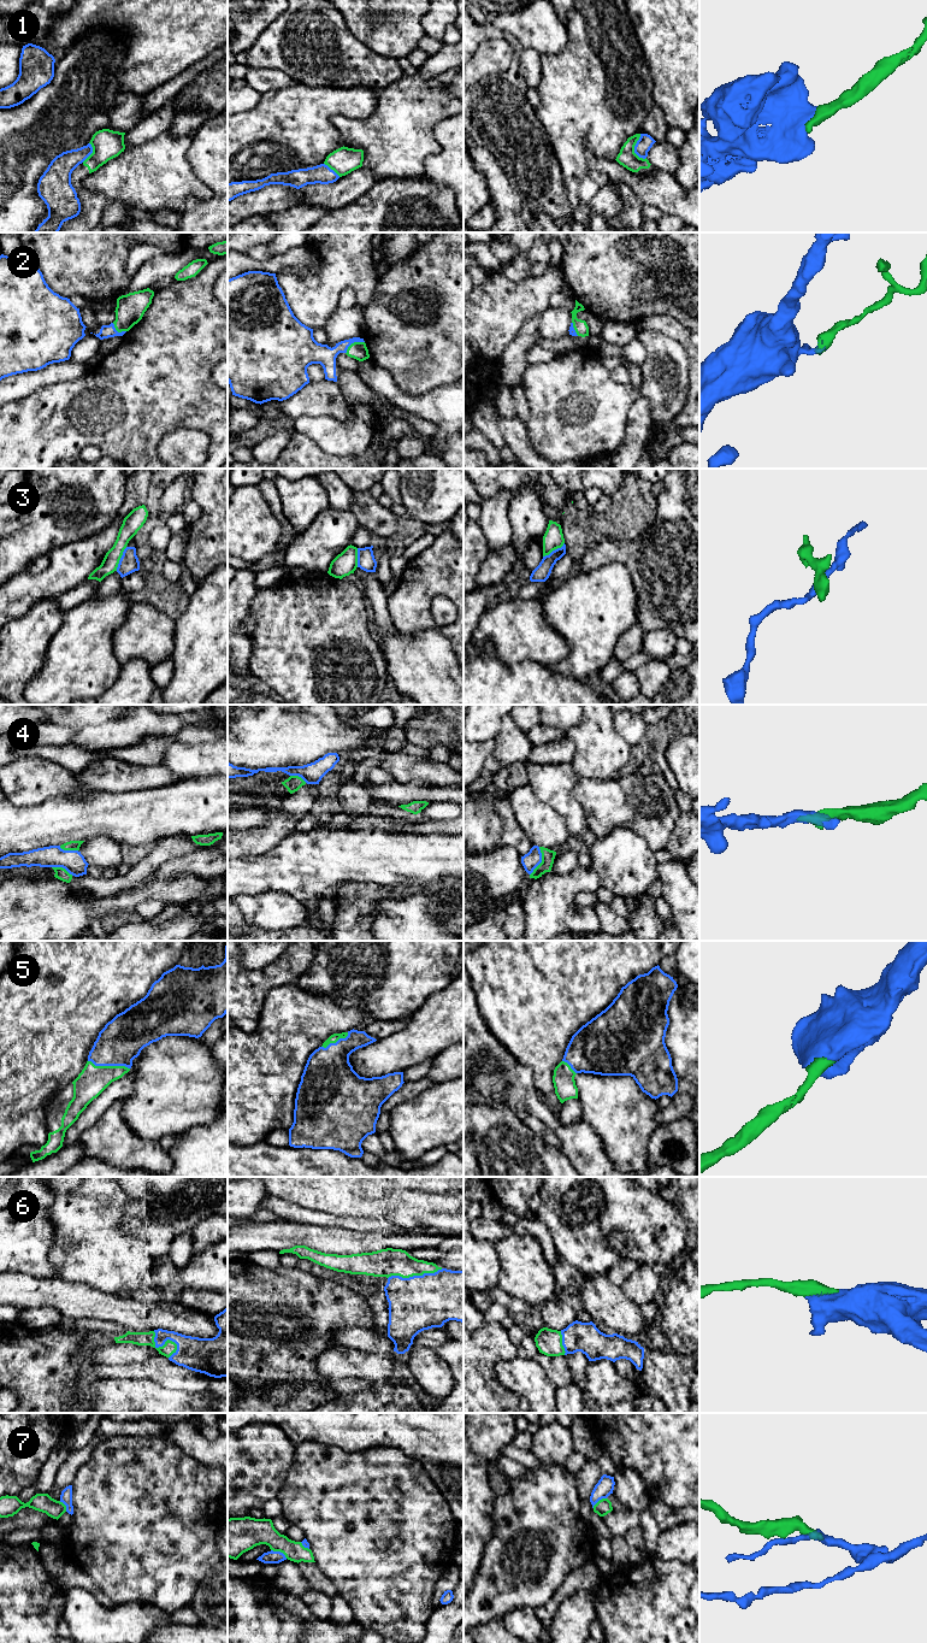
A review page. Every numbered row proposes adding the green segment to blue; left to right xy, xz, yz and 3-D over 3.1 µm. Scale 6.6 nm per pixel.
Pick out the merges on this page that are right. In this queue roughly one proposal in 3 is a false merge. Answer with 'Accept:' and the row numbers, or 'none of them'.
Accept: 2, 4, 5, 6

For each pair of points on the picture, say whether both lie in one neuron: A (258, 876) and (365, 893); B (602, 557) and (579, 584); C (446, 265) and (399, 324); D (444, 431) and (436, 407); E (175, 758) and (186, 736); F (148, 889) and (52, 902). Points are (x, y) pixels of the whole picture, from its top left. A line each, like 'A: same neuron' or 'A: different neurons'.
A: different neurons
B: different neurons
C: same neuron
D: same neuron
E: different neurons
F: same neuron

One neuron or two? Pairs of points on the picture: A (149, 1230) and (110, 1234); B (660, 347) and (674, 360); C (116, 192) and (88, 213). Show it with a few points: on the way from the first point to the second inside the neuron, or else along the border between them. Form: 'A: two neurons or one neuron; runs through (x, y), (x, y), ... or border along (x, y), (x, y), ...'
A: two neurons; border along (127, 1205), (123, 1228), (142, 1241)
B: one neuron; runs through (663, 351), (671, 358)
C: two neurons; border along (83, 183), (107, 200)

